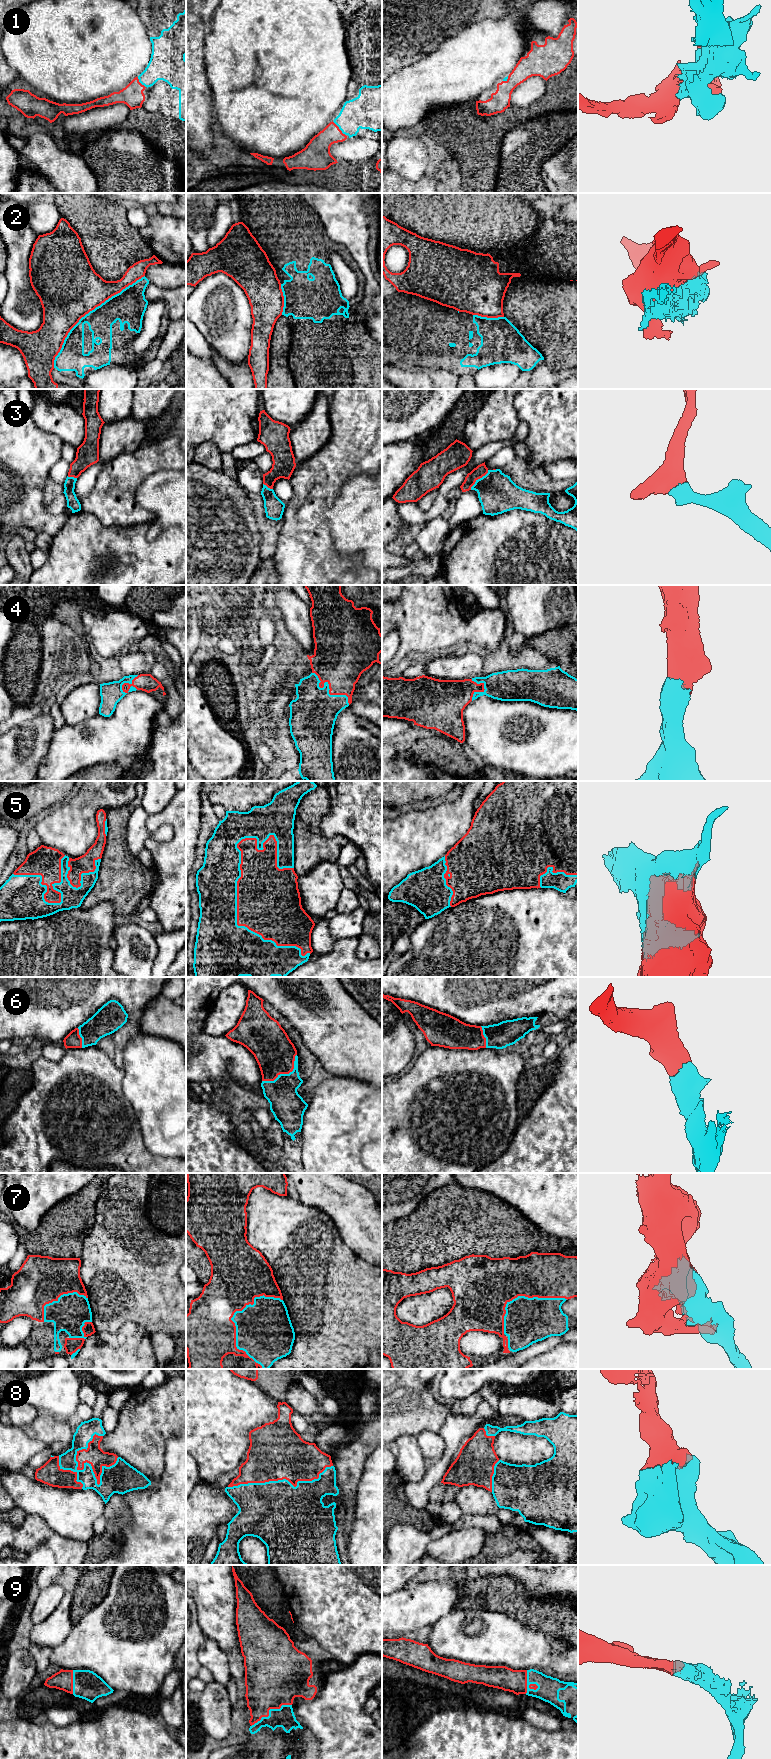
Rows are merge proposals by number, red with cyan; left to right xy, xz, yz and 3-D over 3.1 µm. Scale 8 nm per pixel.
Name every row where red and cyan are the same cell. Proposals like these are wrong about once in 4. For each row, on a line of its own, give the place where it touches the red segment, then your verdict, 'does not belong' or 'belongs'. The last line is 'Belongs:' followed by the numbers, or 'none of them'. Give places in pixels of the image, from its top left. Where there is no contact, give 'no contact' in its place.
1: xz (338, 128) | belongs
2: xy (88, 312) | does not belong
3: yz (478, 478) | belongs
4: xz (329, 688) | belongs
5: xz (237, 920) | belongs
6: xz (285, 1073) | belongs
7: xz (235, 1327) | belongs
8: xy (76, 1456) | belongs
9: xz (269, 1709) | belongs
Belongs: 1, 3, 4, 5, 6, 7, 8, 9

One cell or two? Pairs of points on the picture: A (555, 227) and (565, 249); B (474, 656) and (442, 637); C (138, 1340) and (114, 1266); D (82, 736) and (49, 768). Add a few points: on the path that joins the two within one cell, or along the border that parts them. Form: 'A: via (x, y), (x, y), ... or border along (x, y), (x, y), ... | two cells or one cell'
A: via (555, 232), (555, 239), (560, 244) | one cell
B: border along (473, 648), (479, 652) | two cells
C: border along (136, 1323), (141, 1325), (150, 1334) | two cells
D: via (74, 744), (57, 761) | one cell

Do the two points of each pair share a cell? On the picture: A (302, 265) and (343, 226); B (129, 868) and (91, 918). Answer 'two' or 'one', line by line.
A: two
B: two

